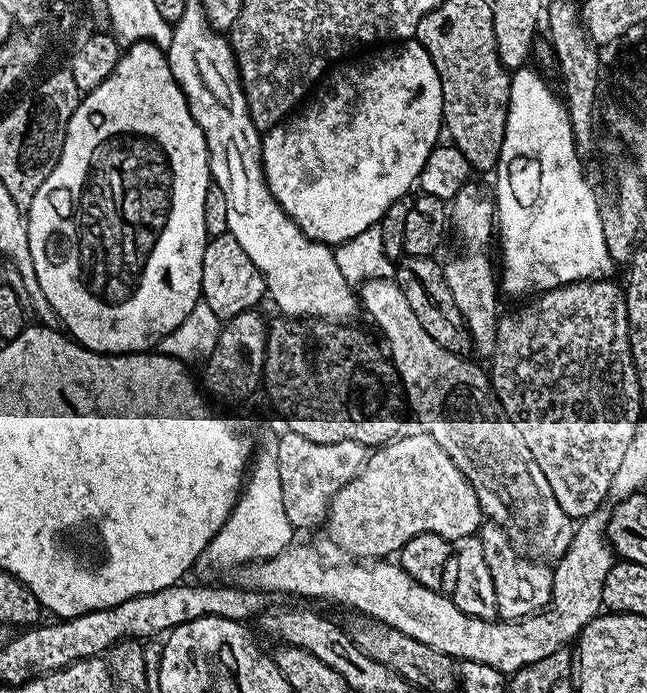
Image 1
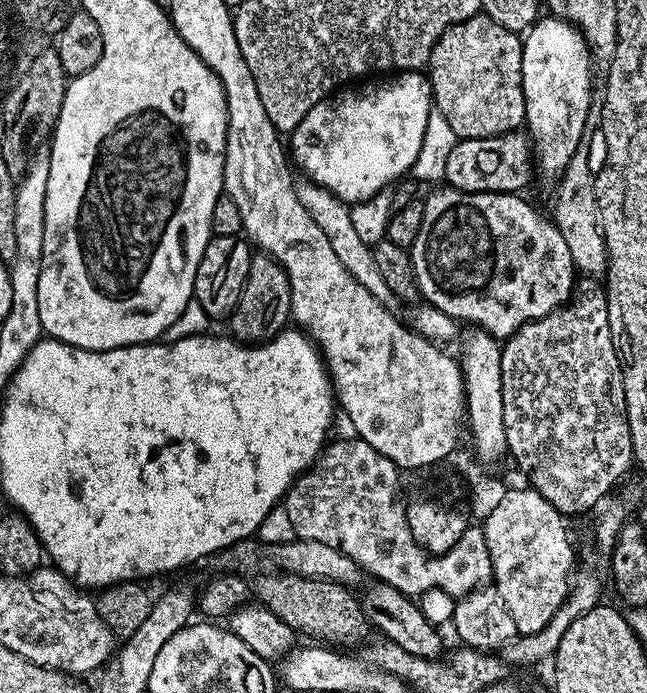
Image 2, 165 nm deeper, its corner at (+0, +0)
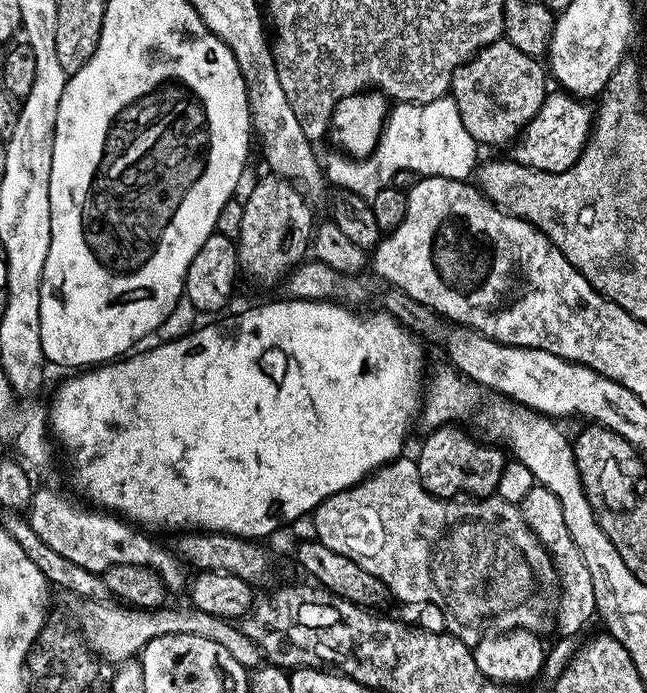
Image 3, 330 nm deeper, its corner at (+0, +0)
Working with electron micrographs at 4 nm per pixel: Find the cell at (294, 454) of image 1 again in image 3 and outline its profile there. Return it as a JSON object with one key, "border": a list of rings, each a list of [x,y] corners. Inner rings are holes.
{"border":[[[397,458],[391,460],[389,464],[384,464],[376,469],[371,476],[365,476],[354,486],[342,490],[338,494],[330,494],[322,503],[313,510],[314,527],[317,530],[315,539],[326,546],[326,550],[334,550],[334,554],[342,554],[346,558],[356,561],[366,574],[374,574],[387,586],[389,593],[397,596],[404,604],[414,604],[421,606],[433,604],[441,608],[445,616],[445,626],[447,631],[453,636],[457,636],[462,643],[474,646],[479,640],[484,639],[485,635],[493,630],[500,632],[511,632],[513,628],[525,628],[527,632],[537,634],[543,633],[543,628],[548,624],[548,616],[555,617],[558,612],[558,569],[551,556],[542,546],[542,542],[530,530],[530,526],[524,520],[523,511],[517,505],[501,500],[495,494],[485,495],[483,498],[441,498],[432,496],[422,486],[422,478],[418,474],[418,466],[415,459]]]}

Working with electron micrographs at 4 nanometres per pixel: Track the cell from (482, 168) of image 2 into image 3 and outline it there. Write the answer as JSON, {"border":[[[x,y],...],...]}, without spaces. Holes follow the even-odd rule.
{"border":[[[563,90],[549,91],[544,104],[525,126],[523,132],[511,145],[511,159],[516,163],[539,172],[565,172],[578,162],[582,150],[588,144],[594,127],[594,108],[591,103],[577,98]]]}

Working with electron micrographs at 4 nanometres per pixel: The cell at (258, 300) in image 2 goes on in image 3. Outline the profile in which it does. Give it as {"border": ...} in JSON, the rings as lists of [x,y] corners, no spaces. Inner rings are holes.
{"border":[[[267,174],[248,192],[242,203],[242,224],[236,242],[238,268],[256,284],[279,285],[309,255],[314,235],[309,197],[291,180]]]}

